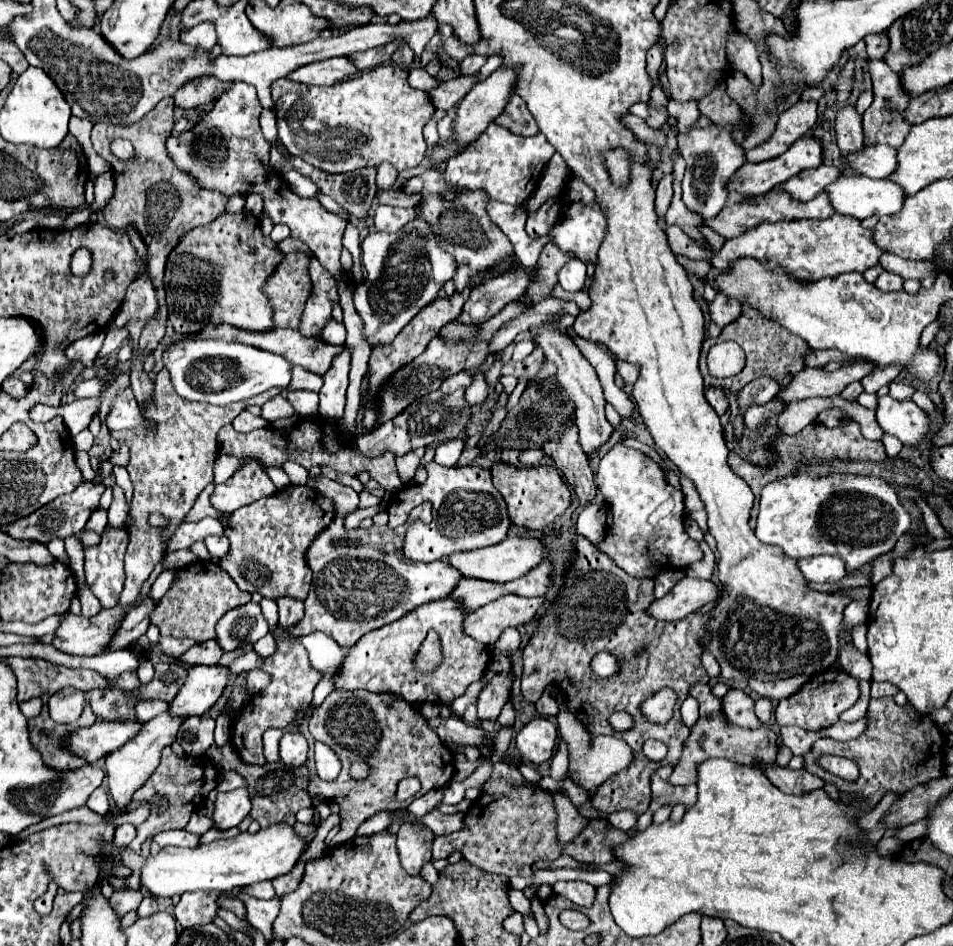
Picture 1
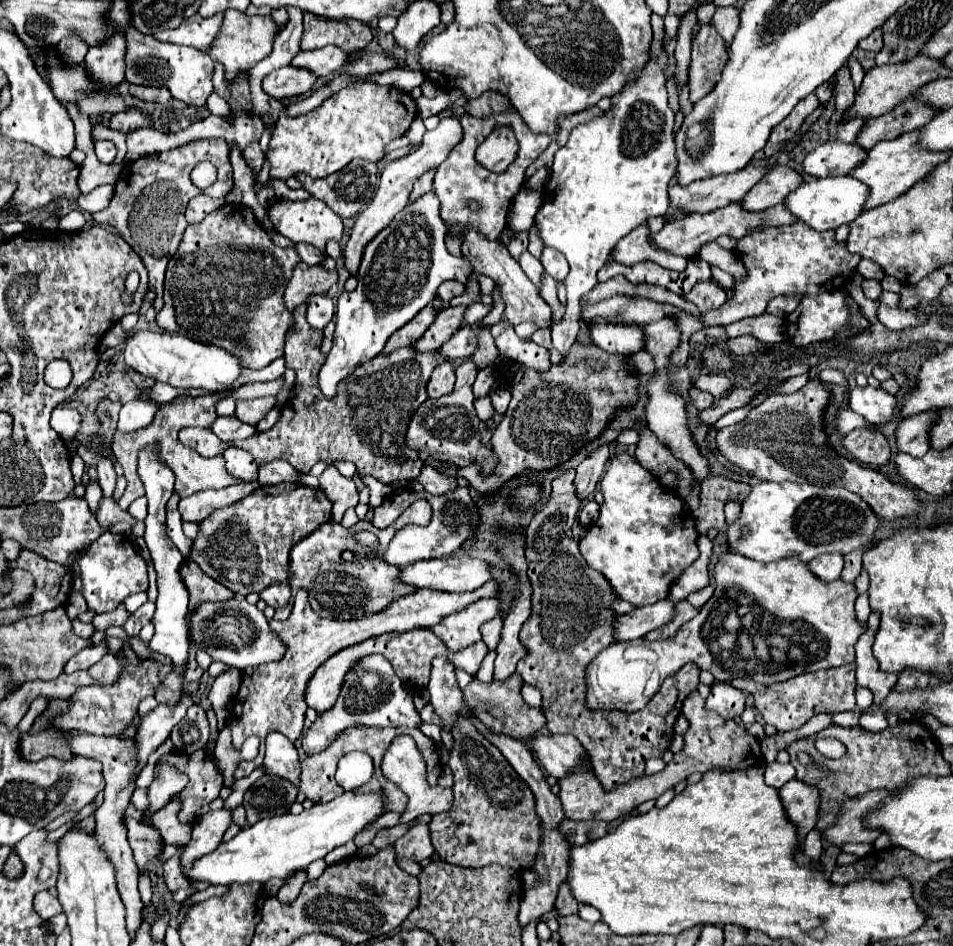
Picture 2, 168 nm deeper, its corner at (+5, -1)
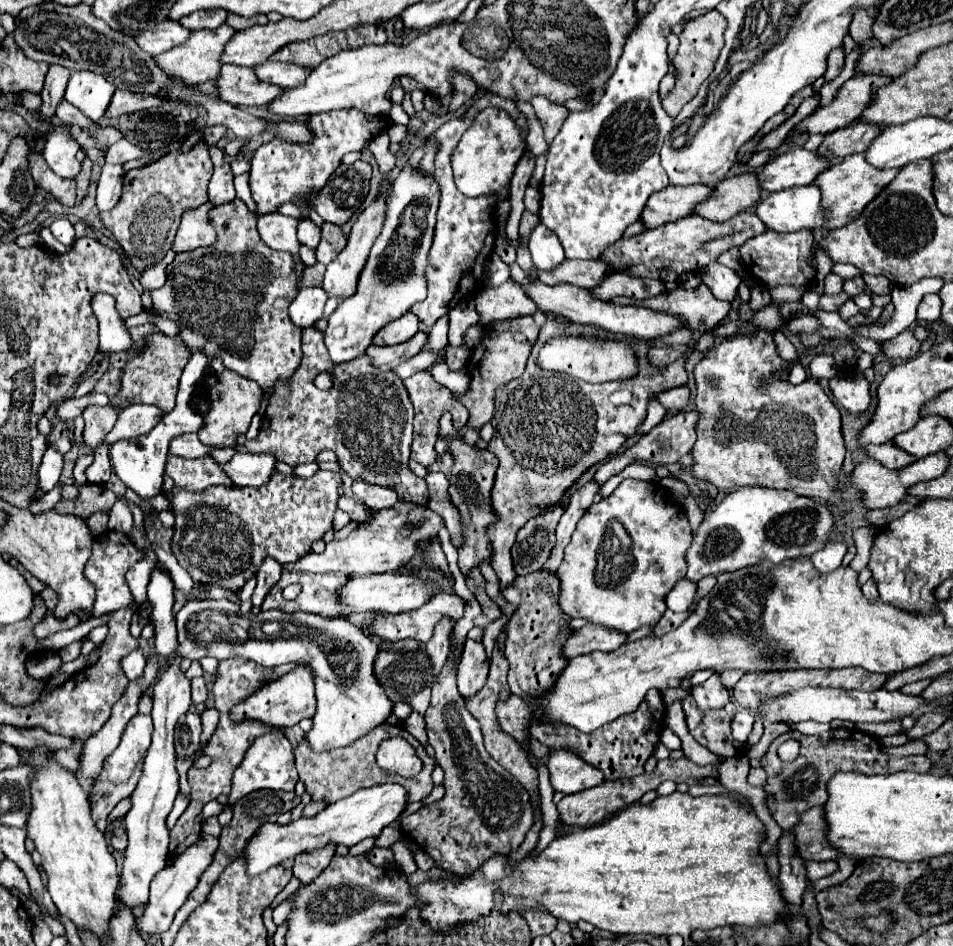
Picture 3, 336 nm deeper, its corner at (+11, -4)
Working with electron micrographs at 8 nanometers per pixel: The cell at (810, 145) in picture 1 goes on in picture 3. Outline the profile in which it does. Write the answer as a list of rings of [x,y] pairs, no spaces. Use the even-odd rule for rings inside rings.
[[[692,184],[688,188],[668,186],[660,192],[654,192],[642,212],[642,222],[646,228],[656,228],[664,222],[676,222],[694,212],[696,204],[702,204],[712,188],[706,184]]]

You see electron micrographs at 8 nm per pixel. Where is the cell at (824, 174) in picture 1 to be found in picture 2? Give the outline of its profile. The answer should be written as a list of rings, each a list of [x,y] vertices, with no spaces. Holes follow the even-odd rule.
[[[772,165],[766,175],[740,201],[742,209],[764,211],[784,201],[786,193],[802,185],[802,177],[786,165]]]

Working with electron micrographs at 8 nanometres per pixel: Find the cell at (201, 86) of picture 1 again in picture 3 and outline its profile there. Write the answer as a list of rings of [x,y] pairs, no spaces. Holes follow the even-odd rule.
[[[116,90],[112,96],[112,102],[106,110],[106,116],[120,116],[120,114],[132,114],[148,108],[157,108],[166,103],[165,99],[144,94],[141,92],[130,92],[130,90]]]

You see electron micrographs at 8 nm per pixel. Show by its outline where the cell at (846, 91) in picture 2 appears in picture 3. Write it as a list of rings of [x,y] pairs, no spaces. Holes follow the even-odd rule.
[[[840,48],[840,50],[834,50],[834,52],[828,56],[828,70],[826,70],[826,74],[824,74],[824,80],[826,80],[826,82],[834,80],[834,78],[842,72],[842,68],[844,68],[844,50]]]

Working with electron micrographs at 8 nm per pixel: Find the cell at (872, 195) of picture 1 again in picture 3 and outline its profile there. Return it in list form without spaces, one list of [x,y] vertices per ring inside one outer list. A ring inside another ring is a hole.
[[[816,184],[772,192],[756,204],[760,220],[776,232],[826,230],[828,214],[822,206],[822,192]]]

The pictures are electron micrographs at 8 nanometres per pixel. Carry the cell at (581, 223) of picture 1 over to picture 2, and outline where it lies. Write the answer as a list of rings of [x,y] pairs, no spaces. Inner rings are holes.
[[[662,37],[662,49],[658,57],[648,57],[640,71],[636,71],[634,81],[626,83],[620,93],[612,97],[612,107],[602,115],[584,125],[576,125],[570,131],[568,143],[564,149],[558,149],[554,155],[552,175],[548,179],[544,191],[544,203],[536,213],[536,225],[540,229],[540,237],[544,245],[556,247],[568,259],[570,273],[564,279],[568,301],[562,321],[552,329],[552,347],[562,355],[568,353],[570,345],[576,341],[580,329],[580,299],[592,291],[598,283],[596,273],[604,267],[606,257],[612,247],[626,237],[632,229],[642,225],[648,217],[666,215],[668,211],[668,183],[676,175],[676,155],[674,155],[674,111],[668,107],[666,93],[666,55],[668,37]]]

